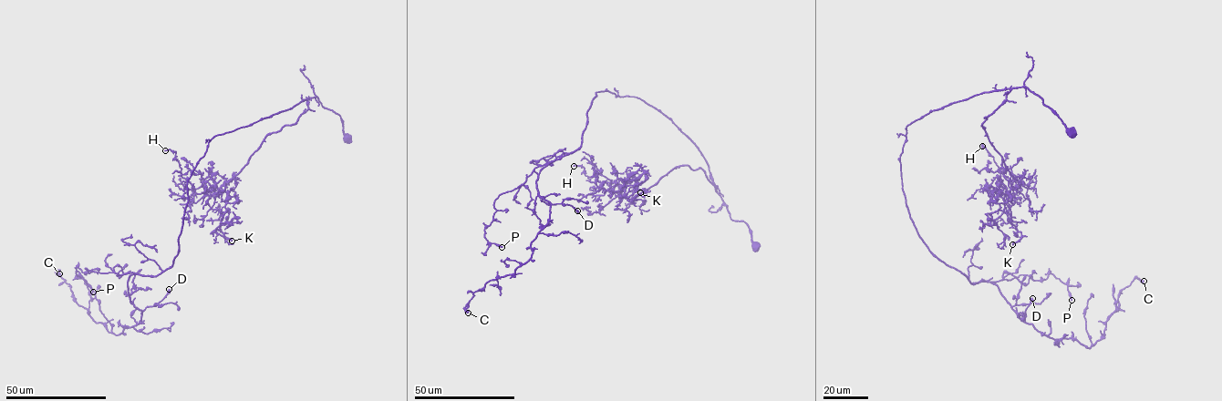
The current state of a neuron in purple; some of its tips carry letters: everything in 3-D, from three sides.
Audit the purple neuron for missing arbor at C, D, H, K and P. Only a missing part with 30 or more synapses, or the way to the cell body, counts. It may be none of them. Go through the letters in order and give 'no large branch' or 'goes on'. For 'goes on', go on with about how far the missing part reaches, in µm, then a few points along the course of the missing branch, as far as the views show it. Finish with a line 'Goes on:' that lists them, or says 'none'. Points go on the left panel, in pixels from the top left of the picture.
C: no large branch
D: no large branch
H: no large branch
K: no large branch
P: no large branch
Goes on: none

